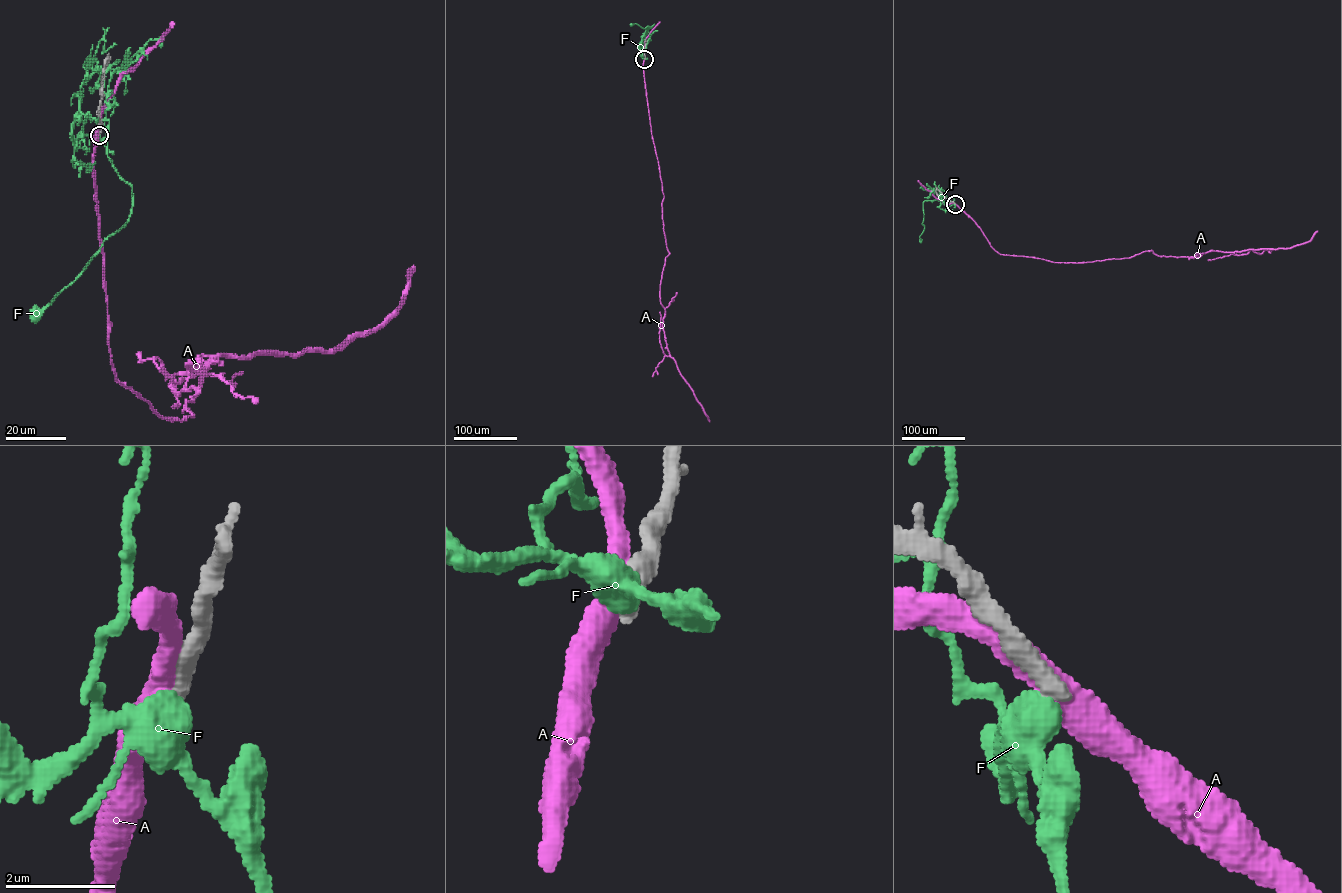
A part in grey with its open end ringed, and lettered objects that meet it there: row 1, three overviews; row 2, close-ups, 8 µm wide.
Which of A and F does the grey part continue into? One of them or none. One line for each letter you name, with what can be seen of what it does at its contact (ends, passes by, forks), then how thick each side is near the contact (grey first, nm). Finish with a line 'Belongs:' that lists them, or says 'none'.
Belongs: none

